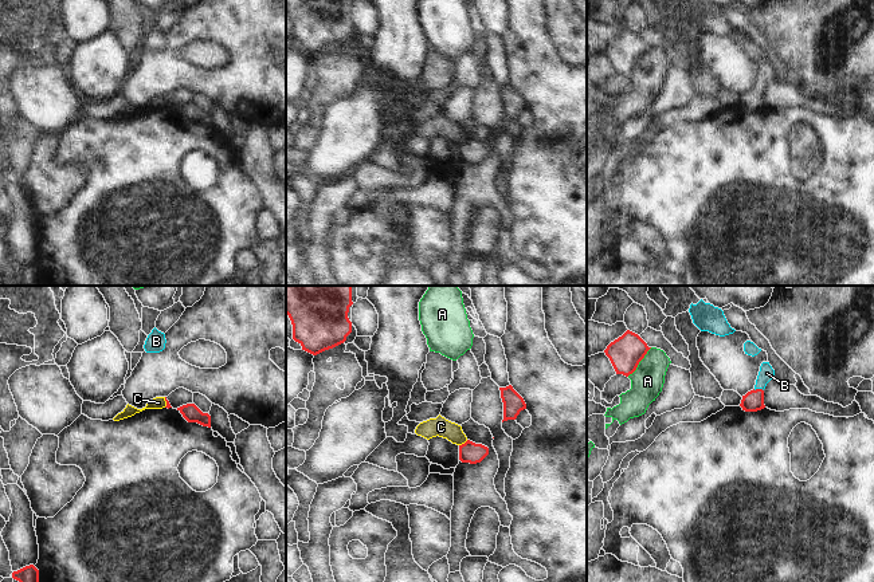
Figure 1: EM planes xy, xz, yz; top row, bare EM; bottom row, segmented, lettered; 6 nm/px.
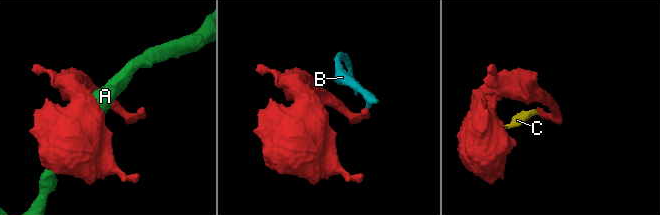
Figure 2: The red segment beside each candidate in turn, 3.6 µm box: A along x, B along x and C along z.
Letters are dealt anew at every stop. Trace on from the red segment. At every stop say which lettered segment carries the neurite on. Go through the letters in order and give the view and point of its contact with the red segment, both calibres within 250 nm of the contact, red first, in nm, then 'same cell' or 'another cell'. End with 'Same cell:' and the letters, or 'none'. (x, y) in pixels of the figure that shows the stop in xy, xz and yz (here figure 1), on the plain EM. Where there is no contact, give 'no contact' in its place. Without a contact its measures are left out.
A: yz (639, 61) | 200/190 nm | another cell
B: yz (759, 89) | 120/90 nm | same cell
C: xz (465, 142) | 130/120 nm | another cell
Same cell: B

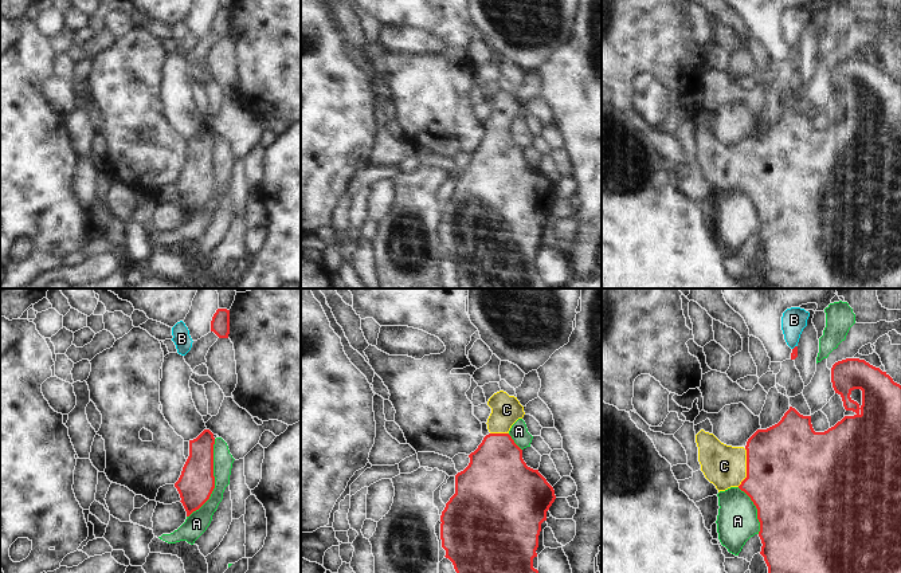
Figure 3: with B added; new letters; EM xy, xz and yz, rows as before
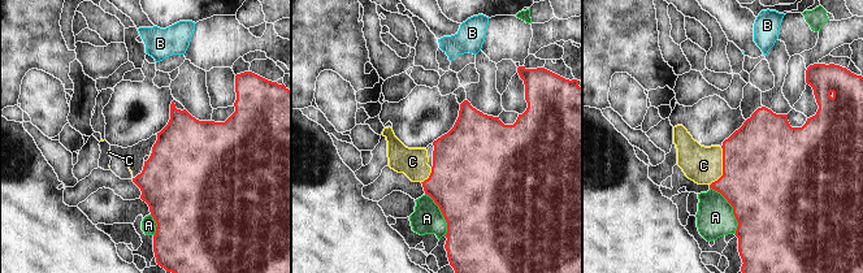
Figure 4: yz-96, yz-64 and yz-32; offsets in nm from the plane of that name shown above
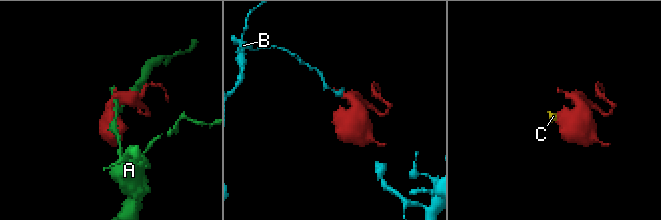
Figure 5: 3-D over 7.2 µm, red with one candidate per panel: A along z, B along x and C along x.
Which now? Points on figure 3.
A: xy (214, 179) | 220/120 nm | another cell
B: yz (794, 47) | 50/150 nm | another cell
C: yz (747, 167) | 500/260 nm | same cell
Same cell: C

